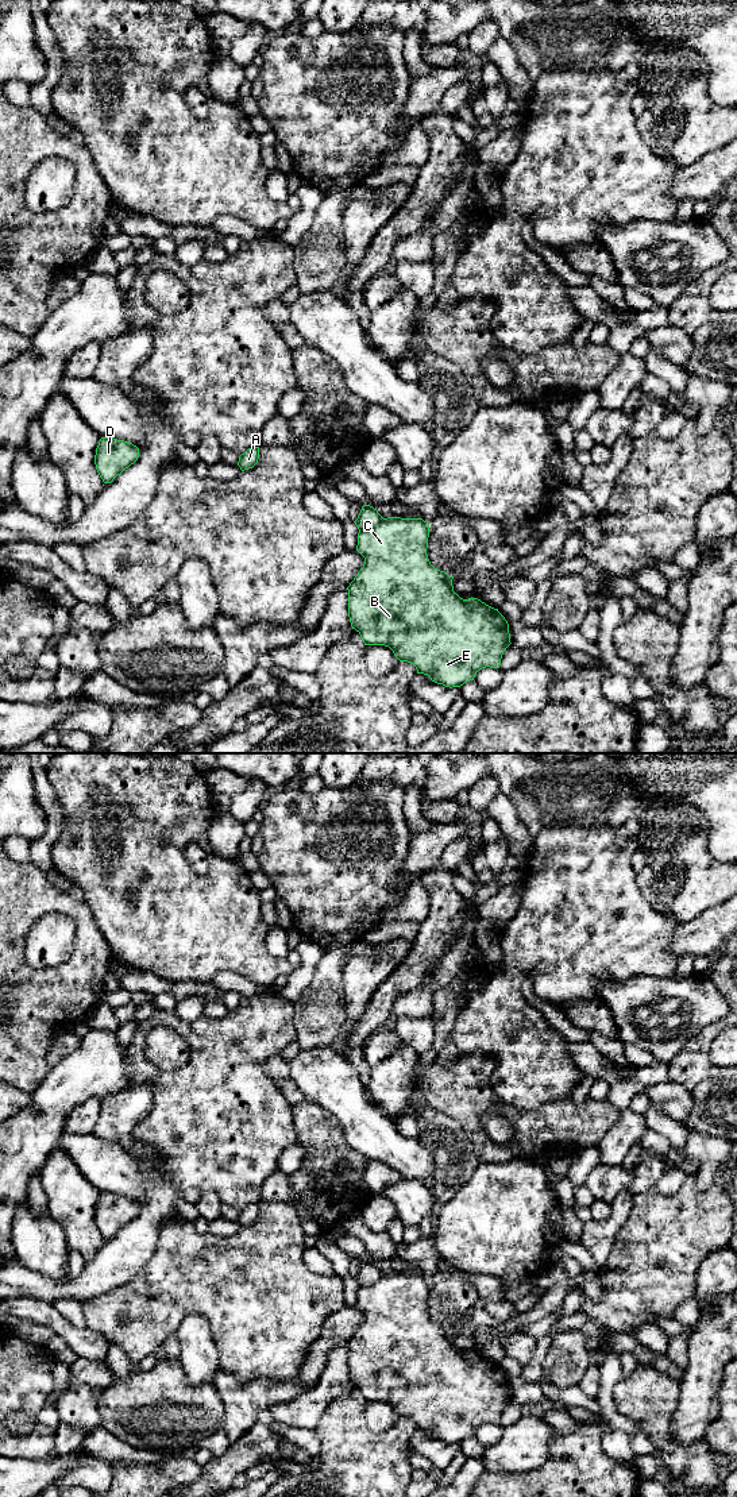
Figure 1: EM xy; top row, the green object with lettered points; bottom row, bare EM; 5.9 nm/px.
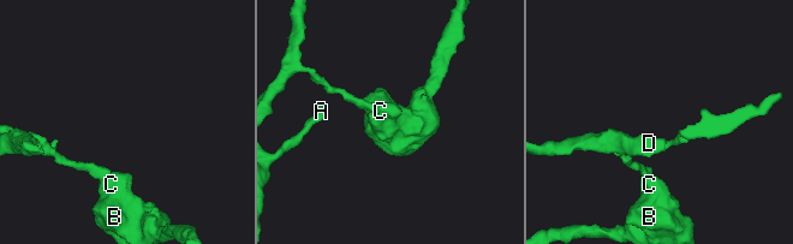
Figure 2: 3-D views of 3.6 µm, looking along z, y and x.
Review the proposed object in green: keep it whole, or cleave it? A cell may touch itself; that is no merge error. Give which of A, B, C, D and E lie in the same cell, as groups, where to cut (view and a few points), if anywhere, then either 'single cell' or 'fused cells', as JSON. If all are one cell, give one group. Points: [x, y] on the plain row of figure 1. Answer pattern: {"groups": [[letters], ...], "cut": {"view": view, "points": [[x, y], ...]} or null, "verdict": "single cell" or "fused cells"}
{"groups": [["A", "D"], ["B", "C", "E"]], "cut": {"view": "xy", "points": [[382, 1273], [377, 1280], [359, 1287]]}, "verdict": "fused cells"}

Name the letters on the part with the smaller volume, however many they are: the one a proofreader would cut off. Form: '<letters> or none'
A, D

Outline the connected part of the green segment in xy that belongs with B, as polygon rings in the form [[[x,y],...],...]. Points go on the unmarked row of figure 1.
[[[387,1273],[387,1274],[382,1274],[382,1277],[373,1284],[359,1286],[356,1307],[364,1313],[364,1320],[358,1328],[358,1331],[354,1334],[354,1336],[350,1339],[350,1342],[347,1343],[348,1373],[352,1385],[355,1385],[360,1390],[364,1401],[389,1403],[400,1417],[412,1419],[416,1423],[417,1430],[428,1431],[432,1438],[437,1440],[443,1440],[449,1444],[460,1443],[466,1438],[474,1436],[476,1428],[482,1424],[486,1423],[499,1424],[502,1411],[506,1407],[506,1404],[512,1400],[509,1380],[505,1376],[505,1373],[498,1367],[498,1365],[486,1361],[478,1354],[463,1355],[454,1347],[454,1342],[452,1342],[454,1332],[435,1324],[428,1315],[427,1311],[428,1293],[429,1293],[429,1280],[422,1274]]]

